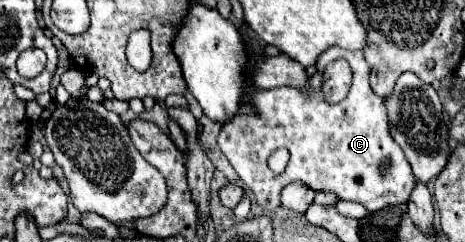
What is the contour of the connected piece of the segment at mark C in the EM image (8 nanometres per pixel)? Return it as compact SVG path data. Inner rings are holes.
M330 48L318 58L318 72L310 78L310 98L288 86L274 90L254 88L250 98L258 112L250 116L240 114L222 126L218 148L226 154L240 180L254 192L262 208L276 210L280 206L280 190L292 182L302 182L310 190L334 192L340 200L360 202L370 212L408 202L418 180L402 148L390 136L384 98L372 92L368 76L370 66L362 50ZM338 58L348 60L354 80L348 96L338 104L330 104L322 94L322 74L324 68ZM278 148L288 148L290 152L288 166L282 174L274 174L268 168L268 158ZM384 158L390 158L392 166L386 174L380 174L378 164Z

